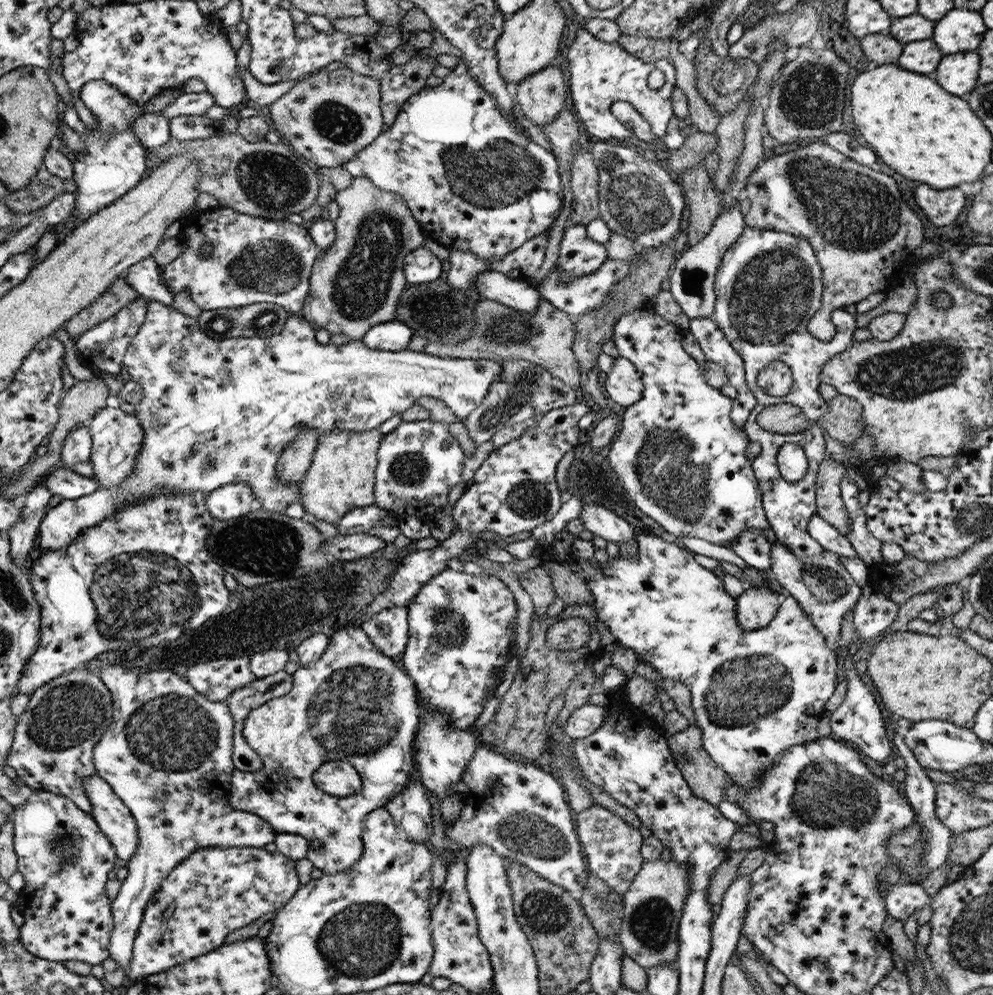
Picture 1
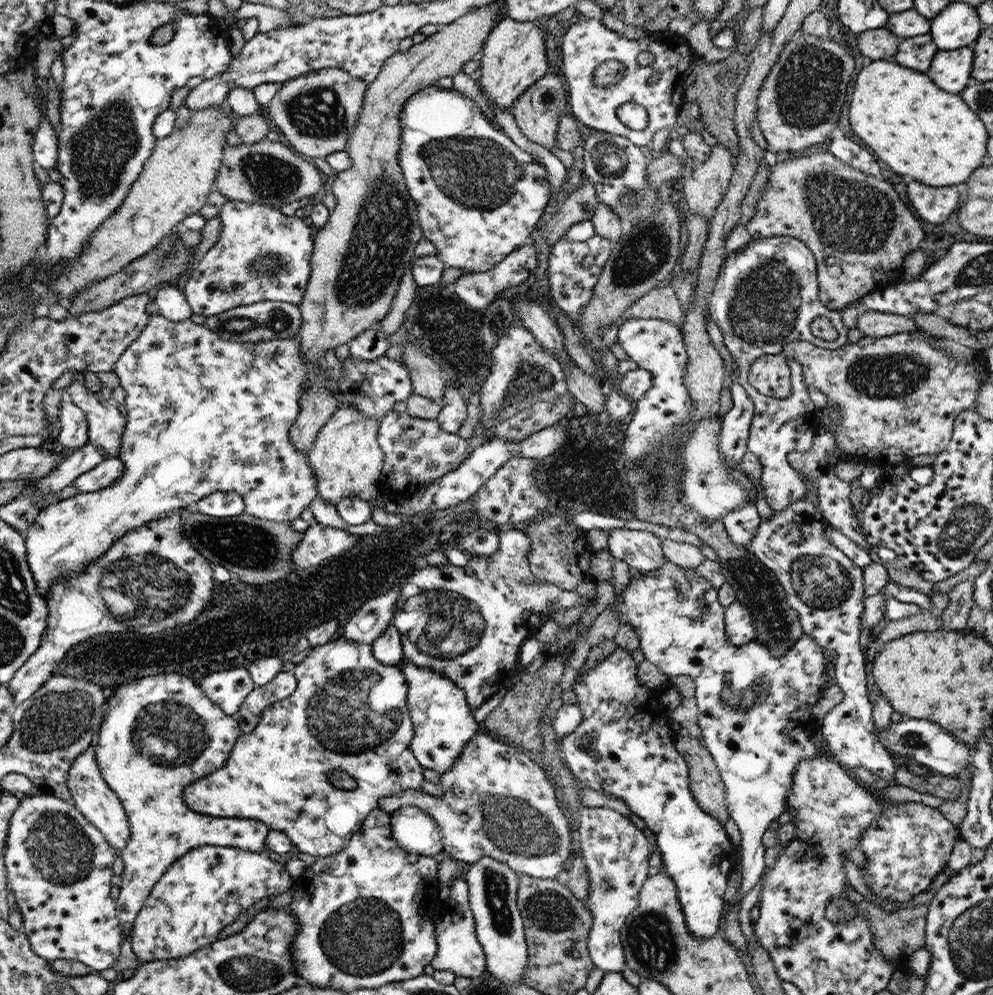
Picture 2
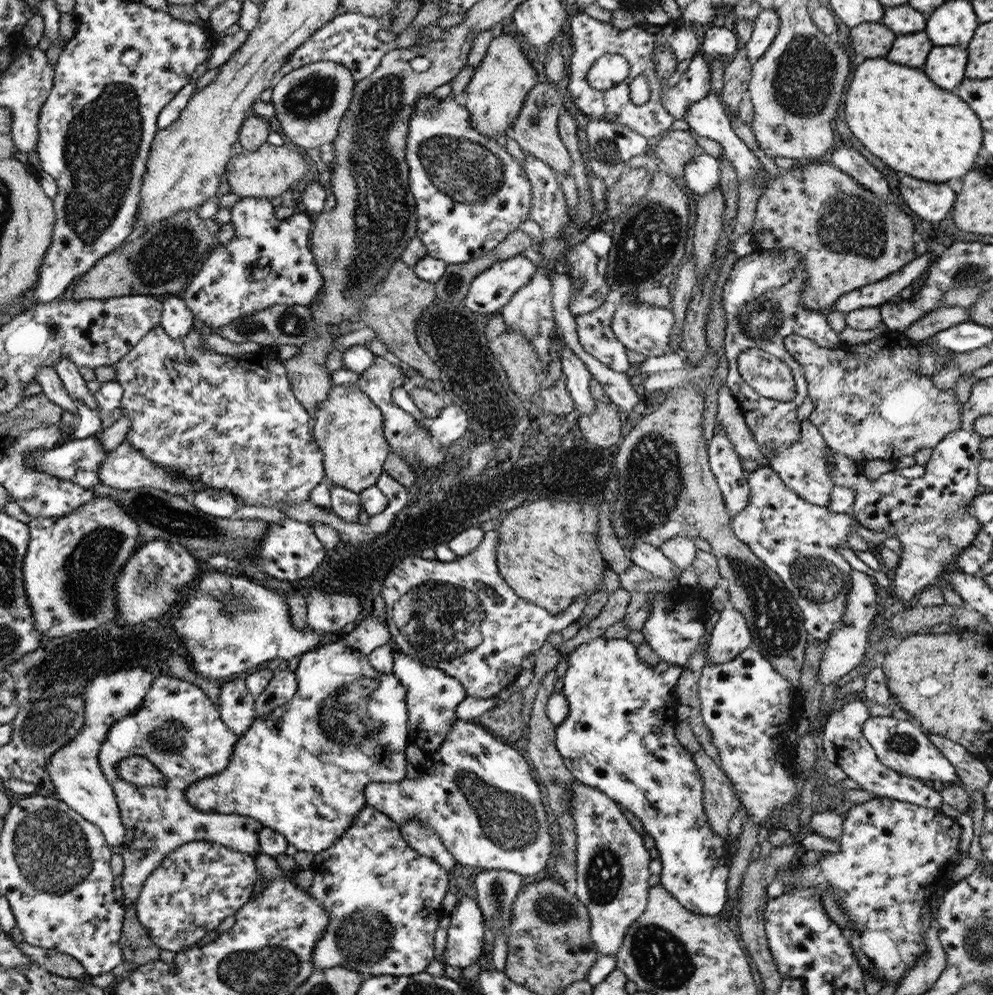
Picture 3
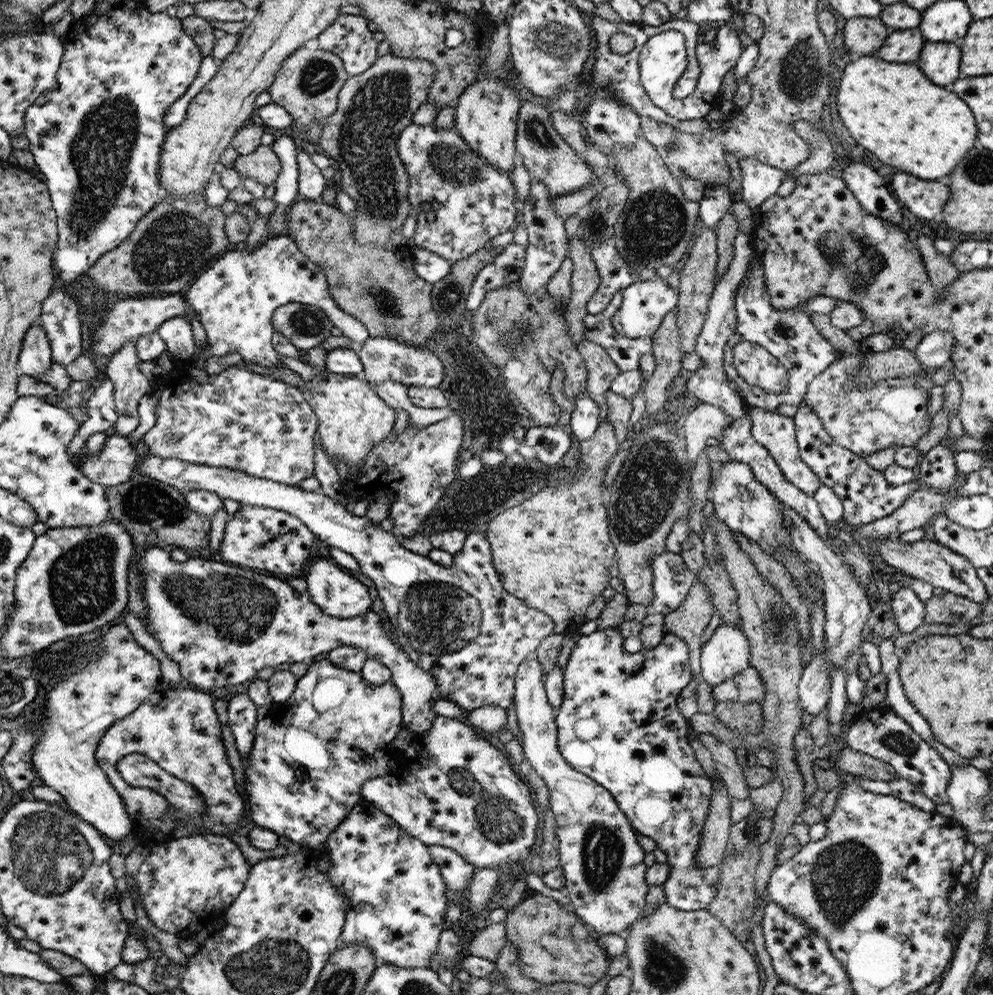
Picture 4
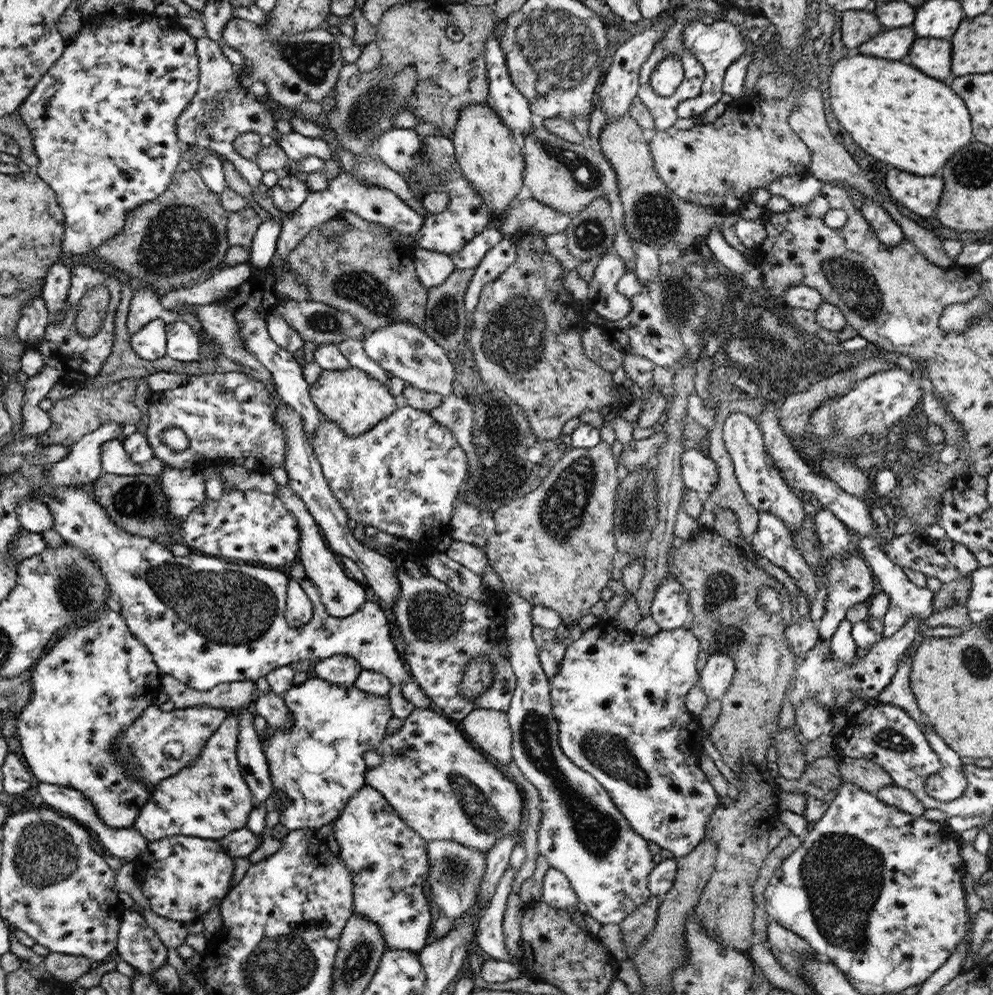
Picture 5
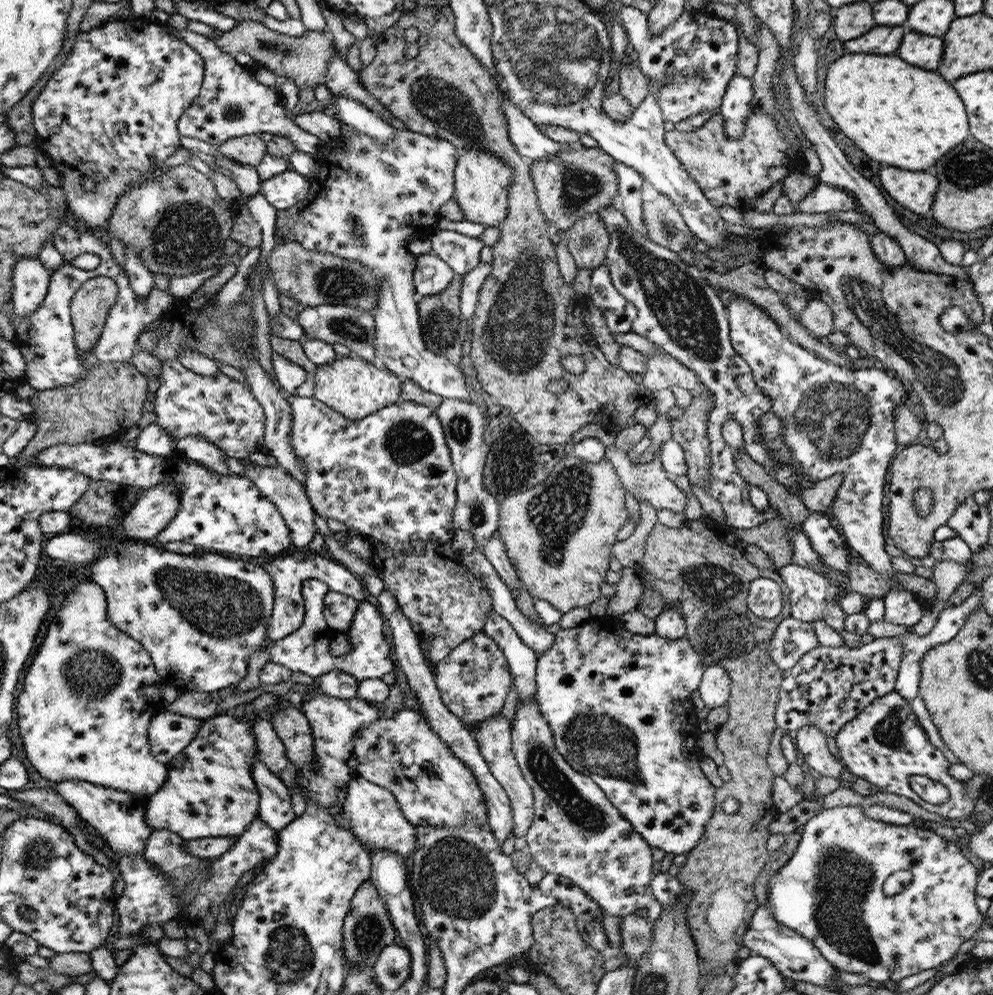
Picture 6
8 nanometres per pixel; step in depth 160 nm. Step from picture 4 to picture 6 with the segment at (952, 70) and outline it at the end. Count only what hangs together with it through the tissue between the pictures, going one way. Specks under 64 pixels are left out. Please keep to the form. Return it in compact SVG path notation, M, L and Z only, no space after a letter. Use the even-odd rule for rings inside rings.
M908 32L902 38L898 56L906 60L908 64L914 64L918 68L936 70L940 66L944 54L944 40L936 36L922 36L918 32Z

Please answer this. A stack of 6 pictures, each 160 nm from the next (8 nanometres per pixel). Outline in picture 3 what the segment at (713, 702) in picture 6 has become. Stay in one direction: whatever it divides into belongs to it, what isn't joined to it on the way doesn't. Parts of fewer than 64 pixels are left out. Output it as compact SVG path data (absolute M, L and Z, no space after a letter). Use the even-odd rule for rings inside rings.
M728 606L721 610L720 618L712 628L706 656L714 664L732 660L752 646L752 637L746 618L738 609Z

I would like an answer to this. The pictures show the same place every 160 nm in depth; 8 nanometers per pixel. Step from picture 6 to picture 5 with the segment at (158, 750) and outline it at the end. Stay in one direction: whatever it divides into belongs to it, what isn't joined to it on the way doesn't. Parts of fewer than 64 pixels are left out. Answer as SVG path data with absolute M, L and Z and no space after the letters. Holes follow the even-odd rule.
M152 704L119 736L119 741L115 744L118 757L124 761L125 768L131 770L133 776L145 784L145 789L151 794L162 780L176 775L200 757L207 740L218 730L227 715L226 710L201 705L162 711L158 705ZM172 742L182 744L180 758L166 756L166 746Z

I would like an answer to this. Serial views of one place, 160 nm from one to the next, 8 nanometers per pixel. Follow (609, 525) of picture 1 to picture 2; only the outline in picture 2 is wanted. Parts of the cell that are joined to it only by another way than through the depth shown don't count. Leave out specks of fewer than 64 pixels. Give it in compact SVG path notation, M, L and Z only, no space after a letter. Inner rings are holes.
M614 528L608 533L608 550L615 559L640 571L656 570L666 564L661 540L648 531Z

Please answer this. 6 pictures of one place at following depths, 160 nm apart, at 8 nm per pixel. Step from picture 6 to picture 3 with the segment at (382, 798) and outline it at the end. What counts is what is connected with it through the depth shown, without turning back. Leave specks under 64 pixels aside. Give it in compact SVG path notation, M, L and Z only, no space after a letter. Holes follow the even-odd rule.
M367 805L357 815L353 826L333 846L314 855L311 869L314 877L309 894L329 912L329 923L313 952L315 969L342 967L364 977L400 977L421 974L435 960L434 933L446 920L442 900L452 886L445 868L410 848L401 837L400 825L396 821Z

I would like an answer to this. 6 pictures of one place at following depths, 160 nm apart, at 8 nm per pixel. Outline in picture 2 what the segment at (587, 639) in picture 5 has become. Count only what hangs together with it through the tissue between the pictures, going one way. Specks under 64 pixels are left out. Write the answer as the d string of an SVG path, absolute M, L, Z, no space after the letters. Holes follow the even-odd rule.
M617 647L612 654L605 657L604 660L597 662L597 665L590 670L587 670L585 674L577 675L576 684L574 685L574 693L577 696L578 702L576 705L580 707L583 714L583 721L578 728L575 728L570 734L560 736L560 750L563 752L565 760L565 766L570 770L570 773L578 780L585 789L592 789L606 796L615 796L620 800L623 800L632 813L639 816L645 822L645 826L653 832L656 836L656 842L659 846L662 862L666 868L666 874L676 883L677 897L681 909L685 916L685 923L689 933L695 938L712 938L717 931L721 931L723 927L722 912L724 912L724 901L722 899L723 892L727 887L727 876L731 871L731 868L738 864L740 861L740 853L736 846L732 844L732 841L726 835L726 829L724 829L724 823L713 816L710 816L707 812L704 812L696 802L693 792L689 787L689 768L681 754L674 748L674 737L676 734L670 728L668 723L670 722L670 712L666 712L664 707L660 704L659 693L661 689L648 688L637 677L637 668L634 658L627 650L622 650Z

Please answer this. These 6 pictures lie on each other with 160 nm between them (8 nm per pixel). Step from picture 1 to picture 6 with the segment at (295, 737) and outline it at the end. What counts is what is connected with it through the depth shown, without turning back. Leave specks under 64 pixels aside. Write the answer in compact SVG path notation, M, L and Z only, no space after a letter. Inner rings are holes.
M320 688L309 689L306 698L299 705L304 716L309 720L314 739L313 755L318 761L317 771L298 768L295 784L307 790L309 798L317 802L321 808L327 810L329 806L340 805L344 797L347 784L350 782L350 774L354 772L348 768L348 758L352 754L352 738L361 728L365 728L371 722L377 722L380 718L379 706L356 696L351 699L341 699L322 692Z

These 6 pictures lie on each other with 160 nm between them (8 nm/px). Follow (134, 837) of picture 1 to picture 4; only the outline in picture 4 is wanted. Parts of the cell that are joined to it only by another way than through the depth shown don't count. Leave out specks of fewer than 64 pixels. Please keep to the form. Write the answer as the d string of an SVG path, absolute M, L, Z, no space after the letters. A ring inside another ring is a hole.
M121 620L107 626L106 632L107 633L103 636L103 638L101 638L101 644L99 644L103 648L103 654L101 654L101 656L97 656L95 660L91 660L91 662L89 662L80 672L69 676L62 682L57 682L57 685L53 686L49 694L47 694L46 711L43 713L43 718L40 719L41 726L45 726L45 732L41 733L41 740L39 740L39 742L37 742L37 746L35 746L35 751L33 752L33 765L36 768L42 784L53 788L56 792L60 792L67 804L67 807L71 808L71 810L75 812L76 816L82 817L82 820L89 821L90 824L94 825L94 828L102 831L103 834L109 836L111 839L119 840L128 836L128 834L132 832L134 824L132 817L128 812L126 812L125 801L122 800L121 793L113 787L113 783L109 780L108 774L97 764L97 746L100 740L104 738L105 732L108 731L113 724L116 724L119 720L125 719L128 715L132 715L133 712L136 711L137 708L153 694L154 688L159 686L158 682L160 682L160 676L162 676L162 674L160 674L160 661L158 658L152 656L150 652L148 652L145 648L142 648L141 645L134 640L133 634L129 631L128 626L121 622Z

